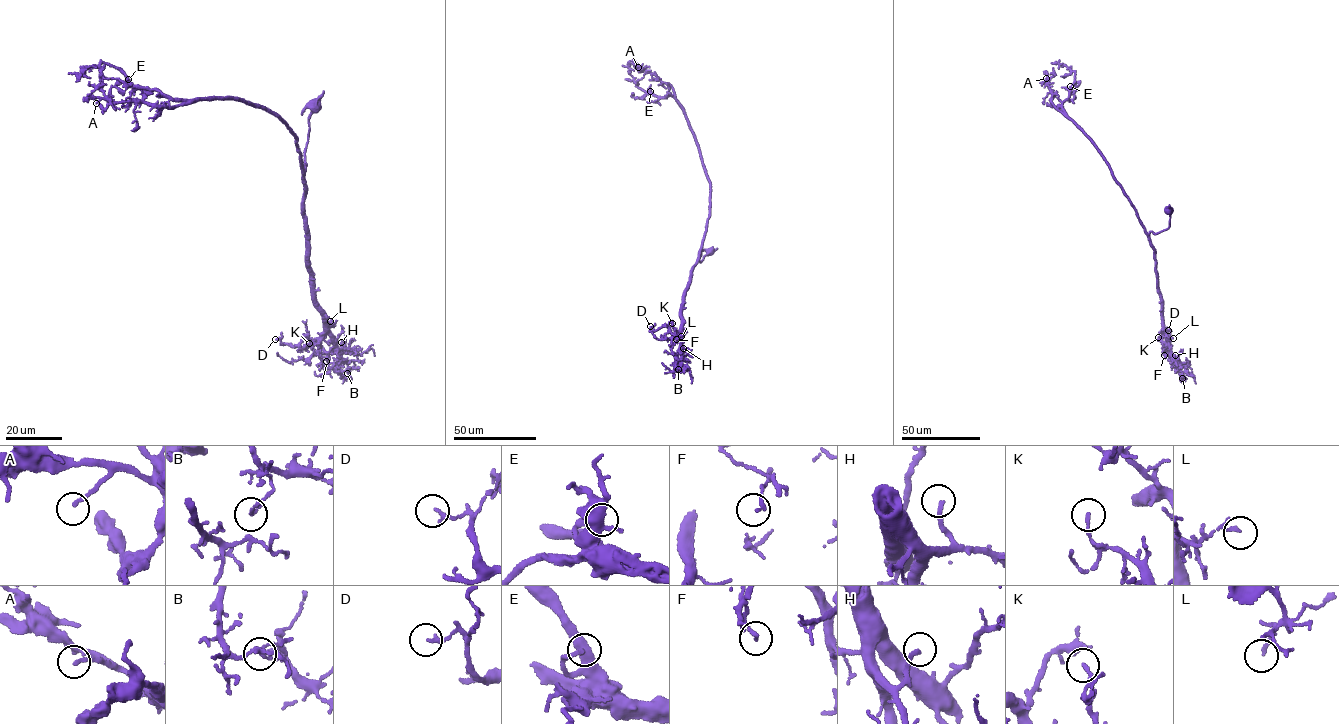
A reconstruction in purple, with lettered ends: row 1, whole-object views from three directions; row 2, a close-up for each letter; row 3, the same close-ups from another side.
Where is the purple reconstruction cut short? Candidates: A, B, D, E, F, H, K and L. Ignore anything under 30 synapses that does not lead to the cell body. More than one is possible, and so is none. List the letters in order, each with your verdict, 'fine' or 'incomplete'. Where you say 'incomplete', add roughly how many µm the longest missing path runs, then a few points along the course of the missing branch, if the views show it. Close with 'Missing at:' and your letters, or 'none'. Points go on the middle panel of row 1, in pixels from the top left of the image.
A: fine
B: fine
D: fine
E: incomplete; about 8 µm are missing
F: fine
H: fine
K: fine
L: fine
Missing at: E

